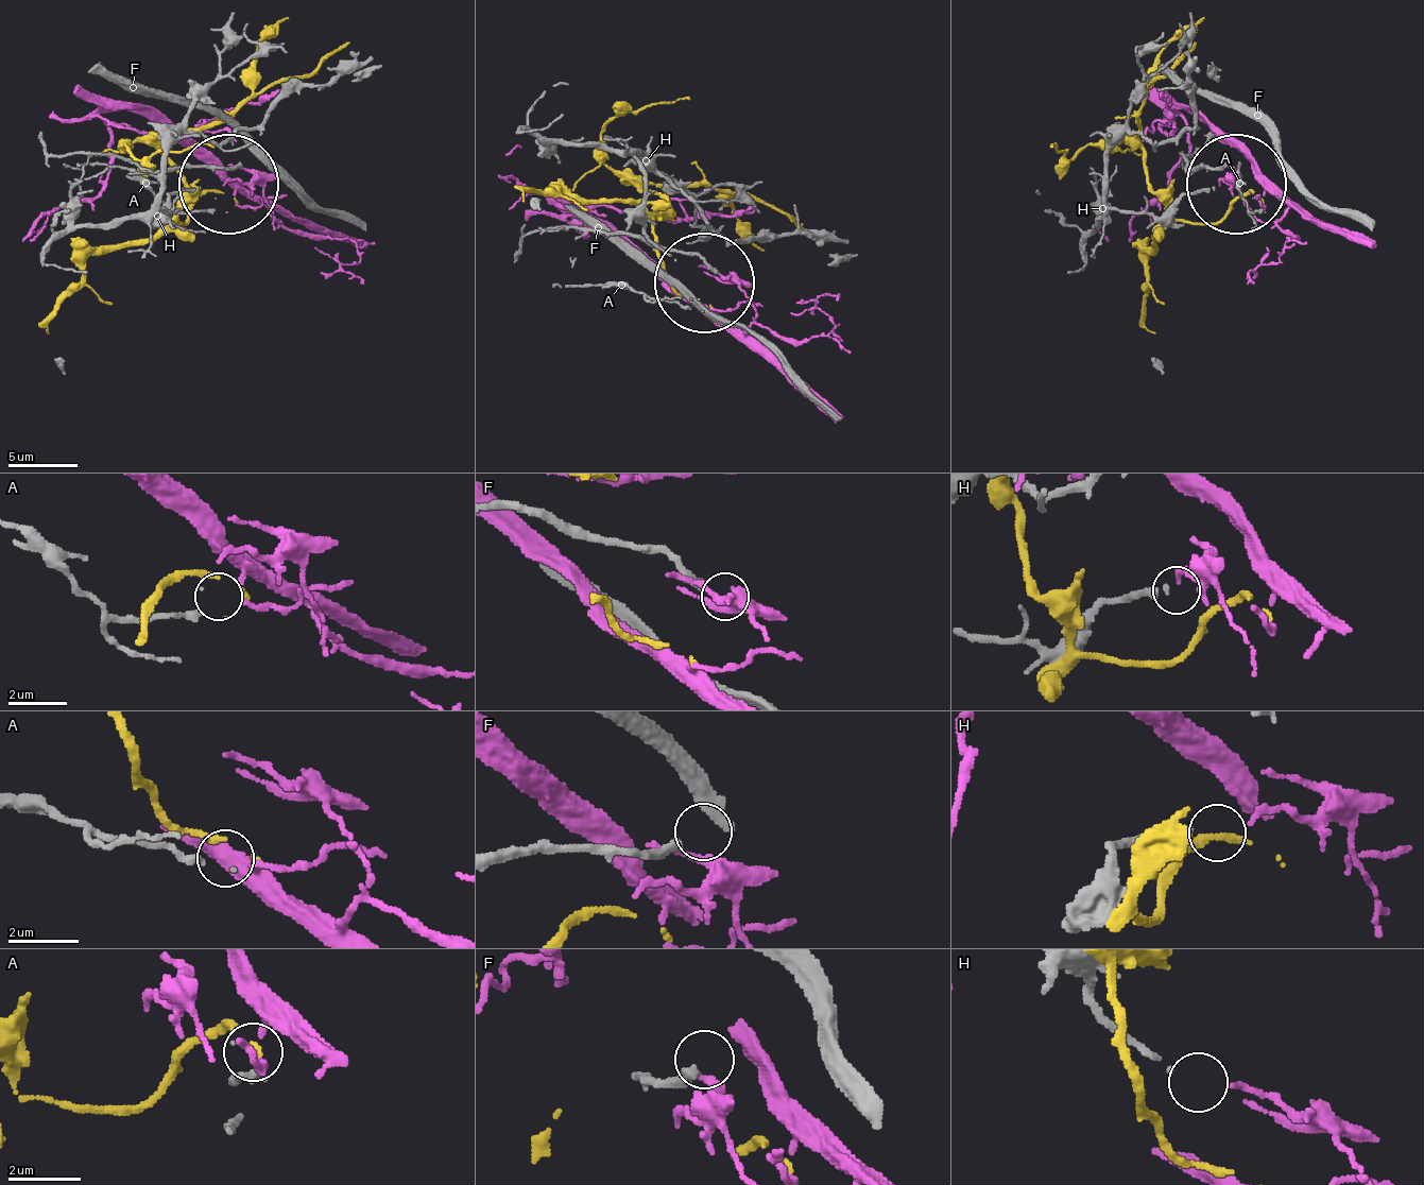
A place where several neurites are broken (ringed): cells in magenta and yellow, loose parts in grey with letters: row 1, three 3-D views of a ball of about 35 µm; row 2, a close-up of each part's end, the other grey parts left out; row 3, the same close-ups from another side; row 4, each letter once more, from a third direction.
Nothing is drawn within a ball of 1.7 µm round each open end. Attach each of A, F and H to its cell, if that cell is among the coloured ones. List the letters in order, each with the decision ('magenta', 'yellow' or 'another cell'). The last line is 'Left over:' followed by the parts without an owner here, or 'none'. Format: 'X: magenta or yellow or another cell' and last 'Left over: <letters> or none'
A: magenta
F: another cell
H: another cell
Left over: F, H

